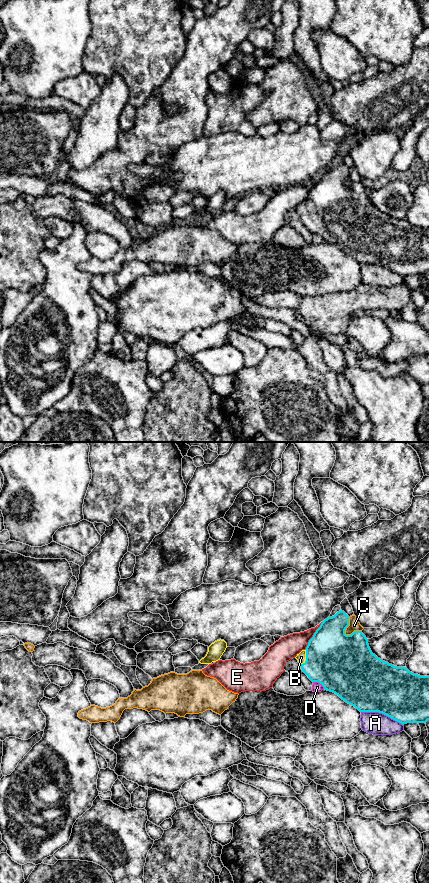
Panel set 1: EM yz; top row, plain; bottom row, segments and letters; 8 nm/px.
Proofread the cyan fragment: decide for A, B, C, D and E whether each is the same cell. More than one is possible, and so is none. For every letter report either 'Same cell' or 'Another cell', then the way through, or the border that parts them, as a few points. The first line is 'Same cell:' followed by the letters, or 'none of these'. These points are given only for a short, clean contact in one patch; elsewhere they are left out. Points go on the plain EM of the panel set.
Same cell: B
A: Another cell
B: Same cell. Path across: yz (336, 212), (314, 212), (306, 209), (301, 209)
C: Another cell
D: Another cell
E: Another cell. Boundary: yz (322, 174), (304, 201)

